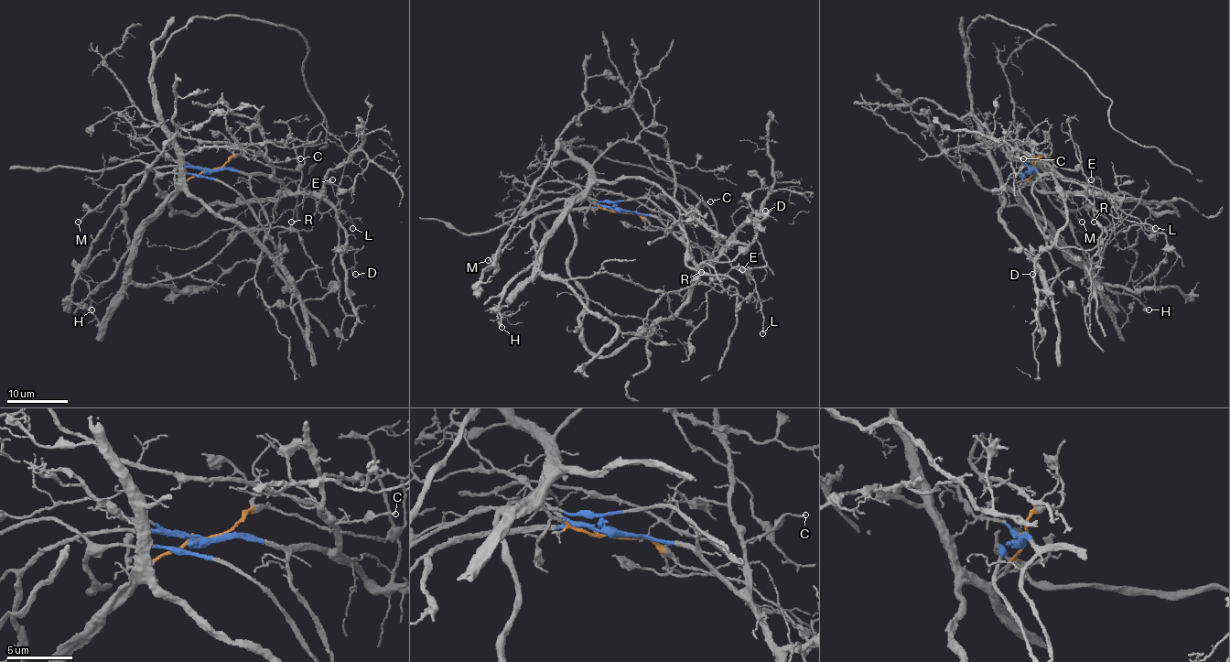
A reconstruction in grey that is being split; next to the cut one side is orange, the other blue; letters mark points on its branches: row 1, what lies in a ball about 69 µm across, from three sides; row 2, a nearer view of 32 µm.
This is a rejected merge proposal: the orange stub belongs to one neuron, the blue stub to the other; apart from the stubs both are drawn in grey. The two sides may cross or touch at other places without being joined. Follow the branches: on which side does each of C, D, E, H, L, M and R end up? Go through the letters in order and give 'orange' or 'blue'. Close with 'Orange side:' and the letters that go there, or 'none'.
C: blue
D: blue
E: blue
H: blue
L: blue
M: blue
R: blue
Orange side: none

